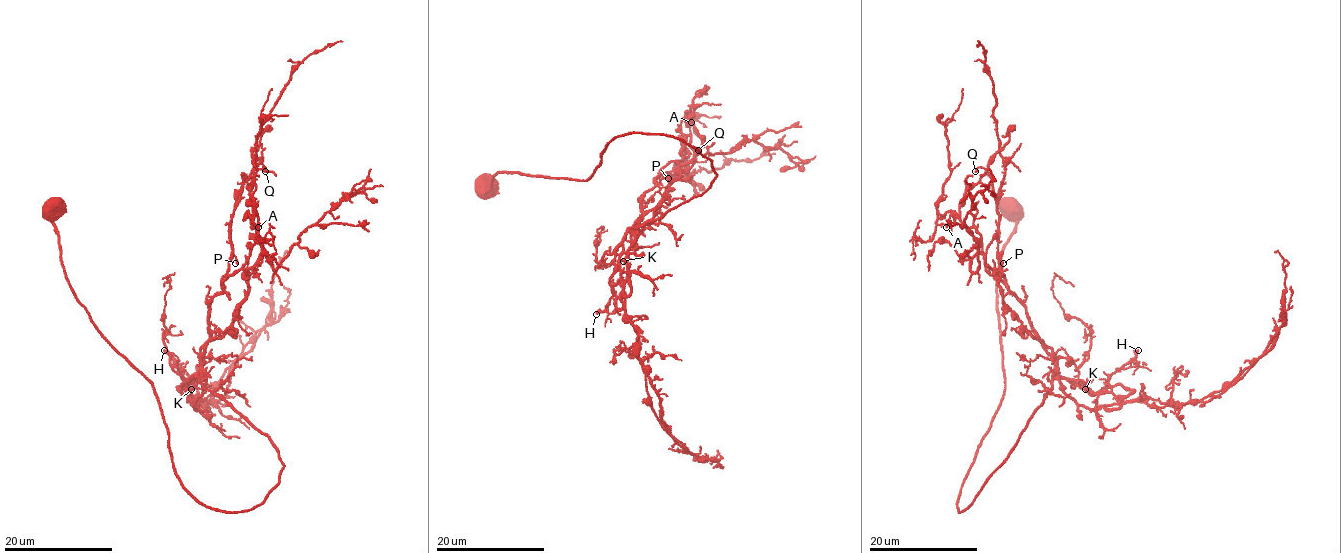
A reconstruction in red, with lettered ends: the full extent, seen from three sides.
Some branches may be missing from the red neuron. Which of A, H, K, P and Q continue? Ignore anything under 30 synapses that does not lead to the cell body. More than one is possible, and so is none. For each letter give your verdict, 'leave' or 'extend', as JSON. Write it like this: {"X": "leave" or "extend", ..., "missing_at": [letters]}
{"A": "leave", "H": "leave", "K": "leave", "P": "leave", "Q": "leave", "missing_at": []}

